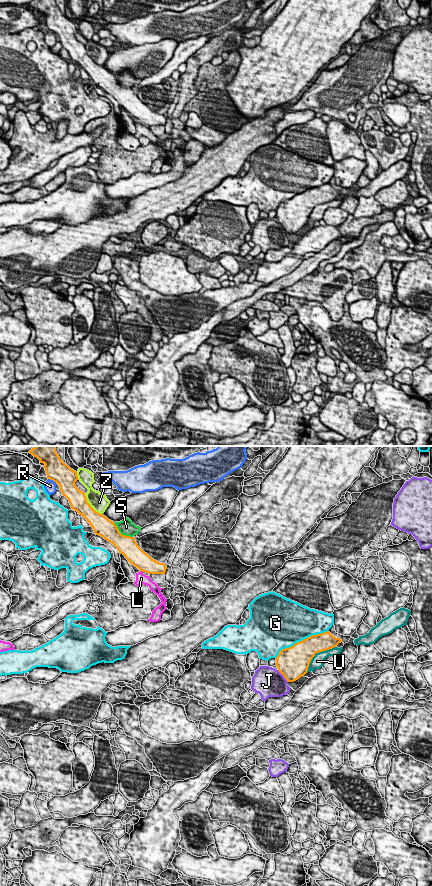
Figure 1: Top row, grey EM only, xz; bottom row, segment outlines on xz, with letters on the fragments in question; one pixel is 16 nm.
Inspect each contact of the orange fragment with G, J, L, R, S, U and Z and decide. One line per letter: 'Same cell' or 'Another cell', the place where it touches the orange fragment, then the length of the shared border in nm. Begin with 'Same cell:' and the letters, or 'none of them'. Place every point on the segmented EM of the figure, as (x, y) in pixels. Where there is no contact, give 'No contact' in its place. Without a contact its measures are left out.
Same cell: none of them
G: Another cell. Touches orange at xz (302, 640). Shared border 950 nm
J: Another cell. Touches orange at xz (282, 674). Shared border 240 nm
L: Another cell. Touches orange at xz (141, 570). Shared border 60 nm
R: Another cell. Touches orange at xz (52, 479). Shared border 160 nm
S: Another cell. Touches orange at xz (121, 534). Shared border 400 nm
U: Another cell. Touches orange at xz (316, 652). Shared border 650 nm
Z: Another cell. Touches orange at xz (89, 505). Shared border 460 nm

